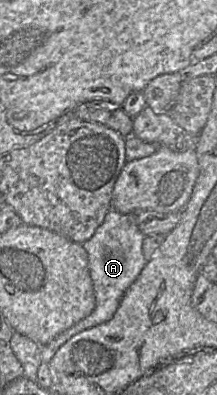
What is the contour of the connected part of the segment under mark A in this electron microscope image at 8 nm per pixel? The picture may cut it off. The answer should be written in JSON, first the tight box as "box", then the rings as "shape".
{"box":[40,208,147,364],"shape":[[[111,208],[93,236],[81,244],[88,254],[90,277],[95,294],[95,308],[89,316],[40,347],[43,363],[49,364],[59,348],[75,335],[111,320],[125,292],[146,266],[147,262],[142,252],[144,237],[137,226],[136,214],[121,214]]]}

